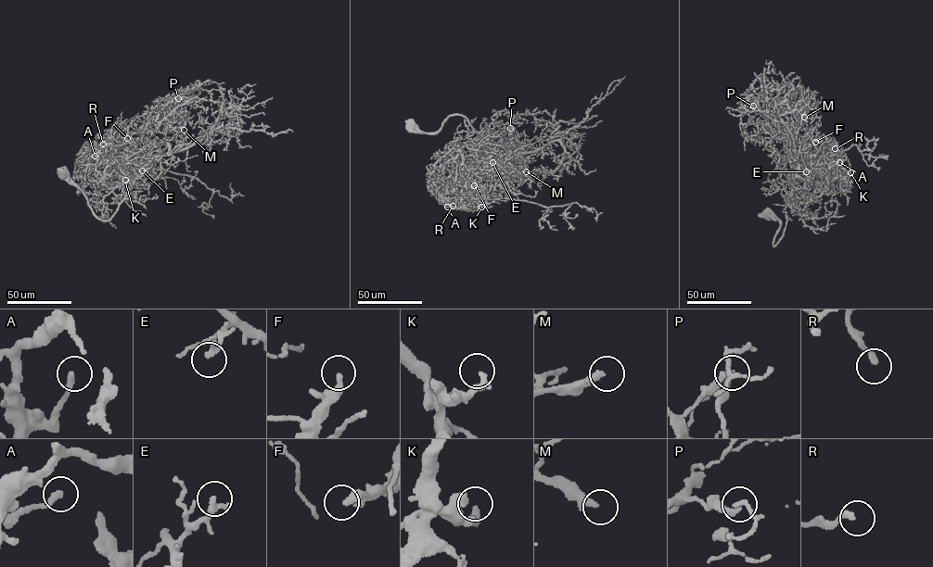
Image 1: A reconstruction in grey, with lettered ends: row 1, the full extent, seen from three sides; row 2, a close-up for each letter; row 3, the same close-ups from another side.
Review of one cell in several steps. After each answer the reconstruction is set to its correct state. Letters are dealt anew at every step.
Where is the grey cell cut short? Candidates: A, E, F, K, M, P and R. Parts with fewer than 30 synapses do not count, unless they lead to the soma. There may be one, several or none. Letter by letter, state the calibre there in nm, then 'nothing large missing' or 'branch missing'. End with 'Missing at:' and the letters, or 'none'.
A: 240 nm thick; nothing large missing
E: 260 nm thick; branch missing
F: 320 nm thick; nothing large missing
K: 300 nm thick; nothing large missing
M: 300 nm thick; branch missing
P: 180 nm thick; nothing large missing
R: 240 nm thick; nothing large missing
Missing at: E, M

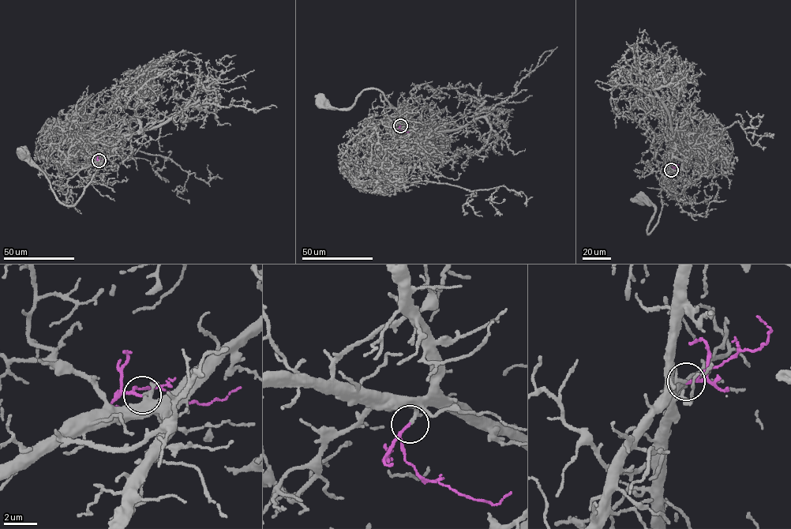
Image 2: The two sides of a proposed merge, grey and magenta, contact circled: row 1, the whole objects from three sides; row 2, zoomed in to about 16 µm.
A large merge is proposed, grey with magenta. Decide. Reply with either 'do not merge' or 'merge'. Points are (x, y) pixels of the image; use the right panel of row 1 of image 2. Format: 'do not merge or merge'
merge

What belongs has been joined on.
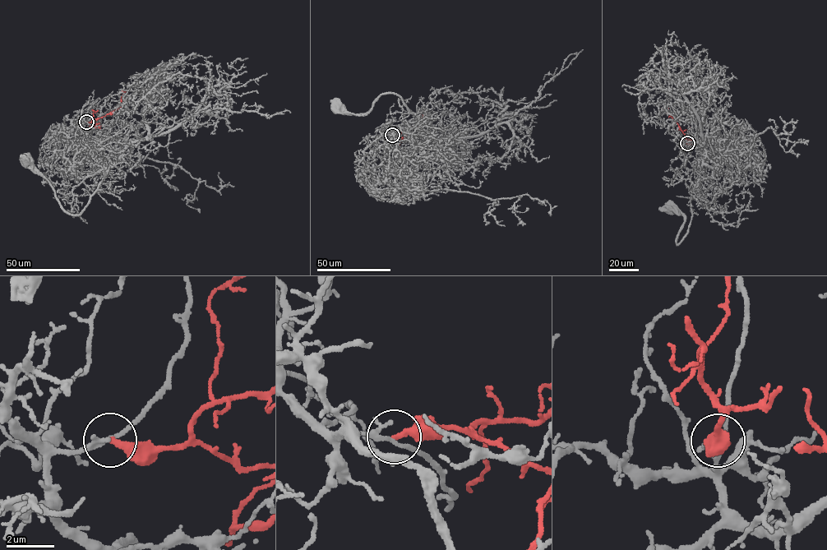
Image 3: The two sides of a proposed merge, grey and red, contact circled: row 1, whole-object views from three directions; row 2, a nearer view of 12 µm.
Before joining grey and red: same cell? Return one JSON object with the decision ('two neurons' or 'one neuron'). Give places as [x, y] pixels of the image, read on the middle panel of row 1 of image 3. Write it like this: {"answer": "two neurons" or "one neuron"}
{"answer": "two neurons"}

